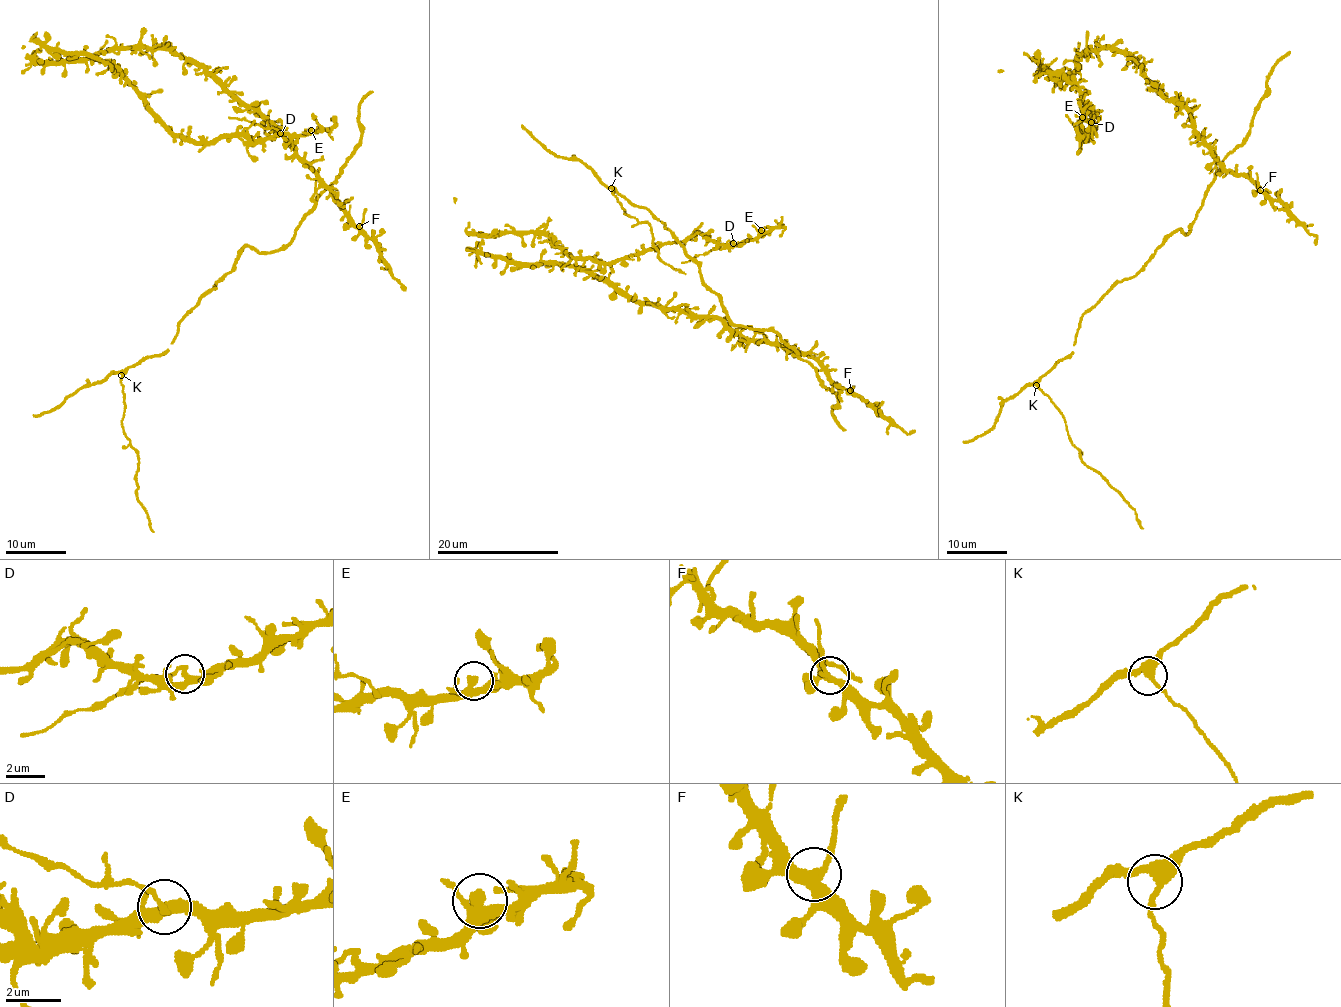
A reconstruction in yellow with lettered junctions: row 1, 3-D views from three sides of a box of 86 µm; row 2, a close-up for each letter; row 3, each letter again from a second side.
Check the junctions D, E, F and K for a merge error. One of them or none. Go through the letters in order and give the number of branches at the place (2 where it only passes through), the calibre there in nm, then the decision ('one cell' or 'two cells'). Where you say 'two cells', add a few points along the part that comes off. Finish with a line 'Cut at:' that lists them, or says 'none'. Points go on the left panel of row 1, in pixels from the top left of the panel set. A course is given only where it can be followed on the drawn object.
D: 3 | 320 nm | two cells | (280, 133), (272, 127), (229, 116)
E: 3 | 280 nm | one cell
F: 3 | 300 nm | one cell
K: 3 | 360 nm | one cell
Cut at: D

